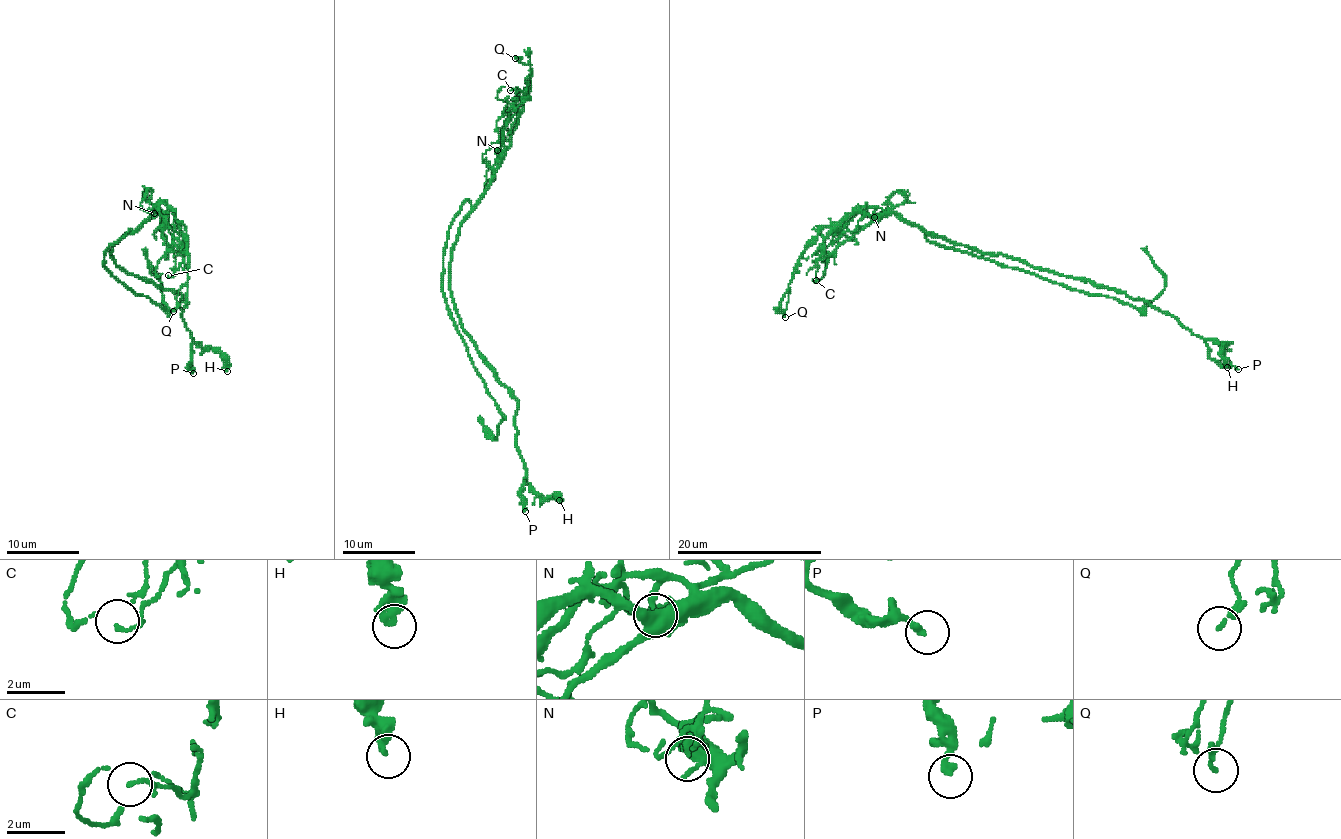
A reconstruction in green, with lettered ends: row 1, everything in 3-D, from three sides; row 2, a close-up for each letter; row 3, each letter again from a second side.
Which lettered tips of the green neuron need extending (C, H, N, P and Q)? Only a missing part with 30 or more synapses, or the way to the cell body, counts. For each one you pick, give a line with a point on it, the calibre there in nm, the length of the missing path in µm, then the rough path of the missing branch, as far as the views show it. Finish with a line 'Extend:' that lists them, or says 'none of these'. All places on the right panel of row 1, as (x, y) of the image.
Extend: none of these

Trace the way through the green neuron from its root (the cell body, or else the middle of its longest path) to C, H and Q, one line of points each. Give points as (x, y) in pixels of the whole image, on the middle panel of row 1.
C: (462, 220), (484, 192), (500, 161), (504, 128), (509, 113), (525, 100), (525, 92), (510, 90)
H: (462, 220), (450, 257), (450, 293), (459, 324), (517, 402), (516, 450), (527, 483), (540, 495), (559, 500)
Q: (462, 220), (508, 148), (517, 108), (529, 93), (530, 63), (515, 58)

